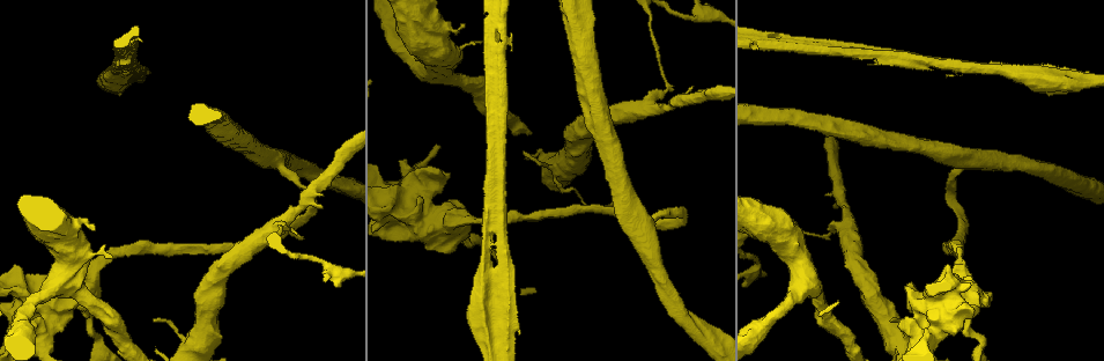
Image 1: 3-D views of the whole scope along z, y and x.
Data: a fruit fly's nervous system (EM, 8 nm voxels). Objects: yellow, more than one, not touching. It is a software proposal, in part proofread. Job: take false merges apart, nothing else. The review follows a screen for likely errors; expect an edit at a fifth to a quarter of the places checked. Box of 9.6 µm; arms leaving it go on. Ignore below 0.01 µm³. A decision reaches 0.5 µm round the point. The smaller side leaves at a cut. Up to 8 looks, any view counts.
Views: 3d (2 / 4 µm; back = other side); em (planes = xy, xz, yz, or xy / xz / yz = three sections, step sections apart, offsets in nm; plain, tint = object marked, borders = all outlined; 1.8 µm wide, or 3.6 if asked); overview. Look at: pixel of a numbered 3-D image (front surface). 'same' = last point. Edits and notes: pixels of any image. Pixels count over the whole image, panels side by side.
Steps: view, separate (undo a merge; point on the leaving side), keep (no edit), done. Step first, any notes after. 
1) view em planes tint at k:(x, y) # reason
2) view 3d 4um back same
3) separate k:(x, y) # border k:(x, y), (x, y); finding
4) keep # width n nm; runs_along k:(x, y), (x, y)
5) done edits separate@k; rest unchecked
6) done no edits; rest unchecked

view em planes plain at 1:(496, 17) # touches itself

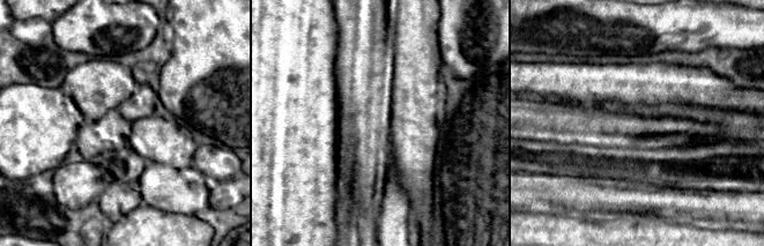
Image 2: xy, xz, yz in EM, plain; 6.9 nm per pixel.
view em planes tint same # with the object marked

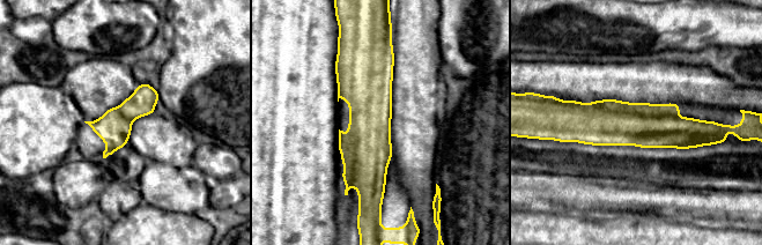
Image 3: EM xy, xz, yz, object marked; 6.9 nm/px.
separate 3:(645, 109) # width 240 nm; border 3:(592, 103), (609, 110), (674, 116); two neurons meet here

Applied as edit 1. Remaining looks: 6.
view em planes plain at 1:(844, 227)

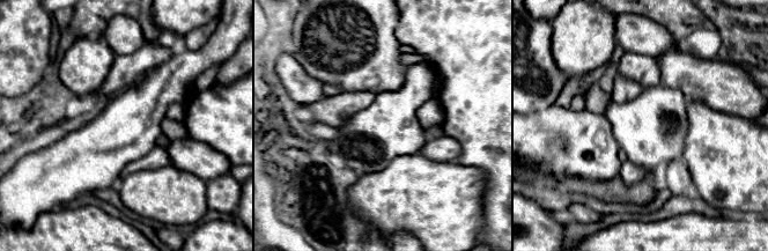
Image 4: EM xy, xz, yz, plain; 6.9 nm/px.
view em planes tint same

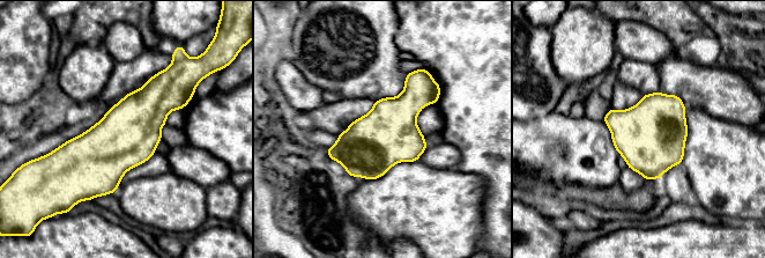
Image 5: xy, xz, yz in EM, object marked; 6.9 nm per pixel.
separate 5:(435, 96) # width 420 nm; a second neuron is stuck on

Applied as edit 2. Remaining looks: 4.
view overview # redraw

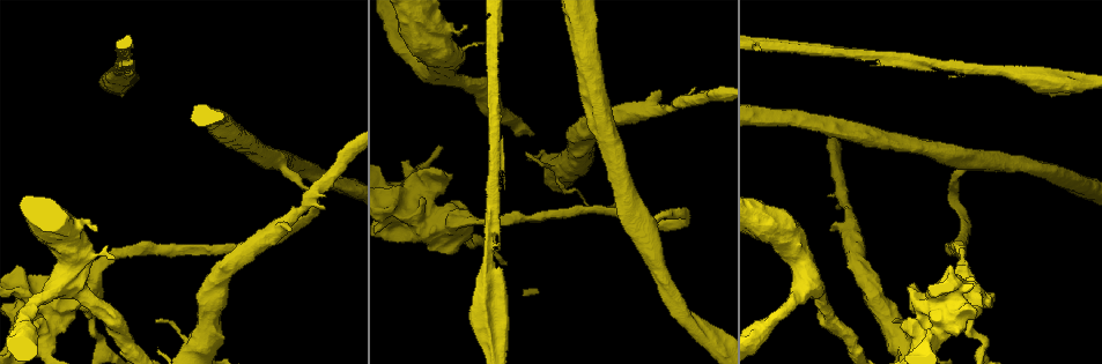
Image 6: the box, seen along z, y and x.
view 3d 2um back at 6:(683, 210) # a narrow waist

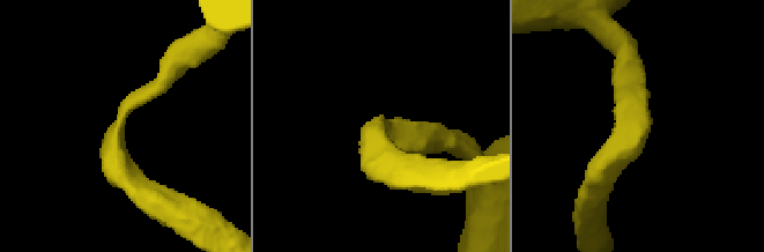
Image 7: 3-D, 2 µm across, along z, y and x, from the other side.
view em planes tint at 7:(636, 108)

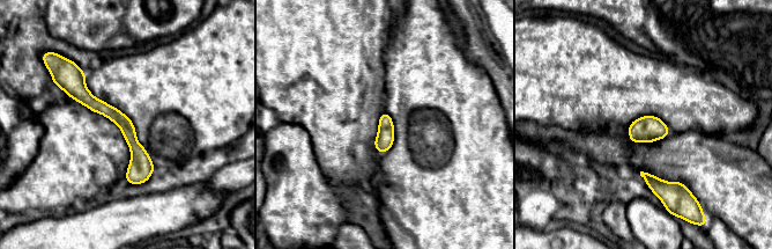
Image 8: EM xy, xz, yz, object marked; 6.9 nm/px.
keep # runs_along 8:(73, 83), (127, 127), (143, 178); continuous, no second neuron

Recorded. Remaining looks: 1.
done edits separate@3, separate@5; rest unchecked

